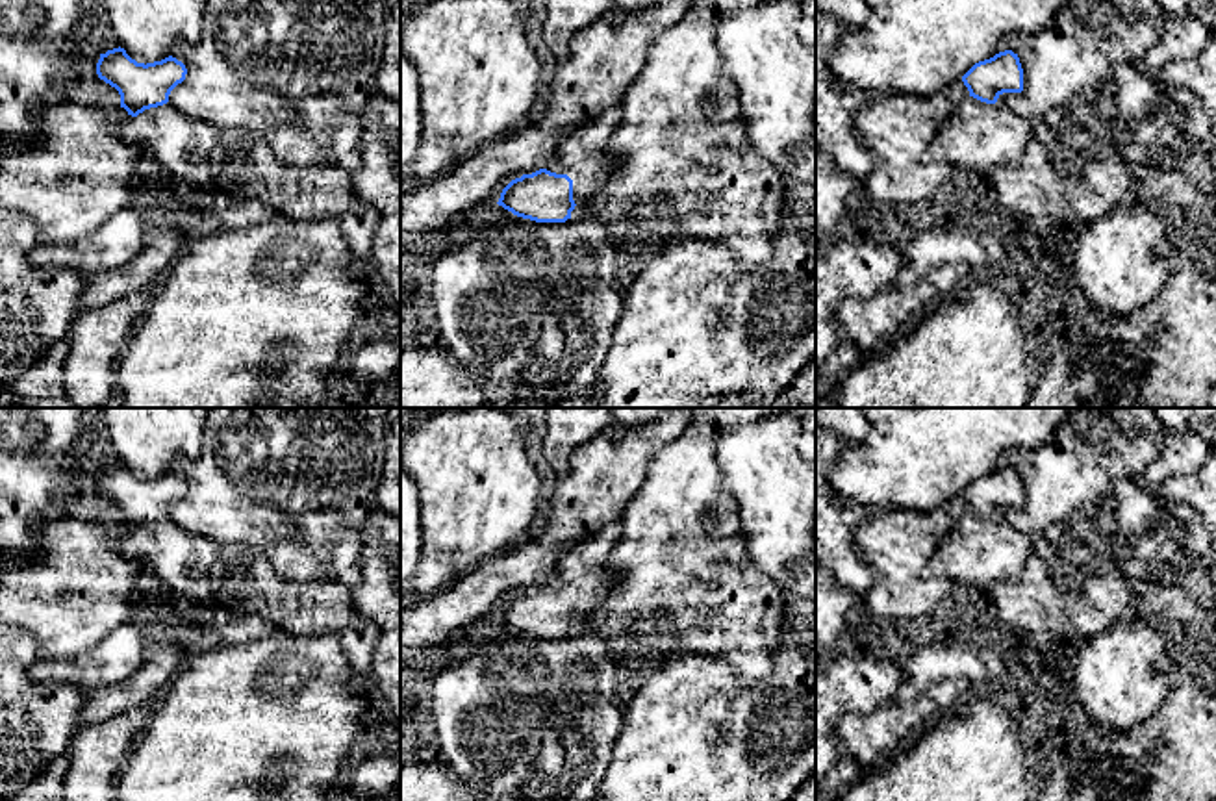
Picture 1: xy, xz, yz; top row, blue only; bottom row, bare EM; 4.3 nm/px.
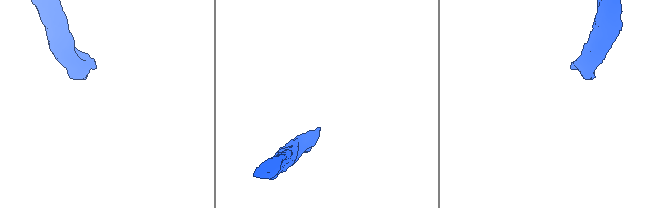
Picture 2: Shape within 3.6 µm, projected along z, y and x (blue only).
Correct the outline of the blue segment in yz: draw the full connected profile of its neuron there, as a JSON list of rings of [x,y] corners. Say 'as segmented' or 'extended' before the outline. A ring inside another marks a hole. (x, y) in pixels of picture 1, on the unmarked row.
extended; [[[1005,465],[975,478],[962,497],[969,512],[944,536],[925,575],[949,580],[962,601],[982,601],[994,584],[1012,577],[1031,554],[1027,534],[994,521],[1003,508],[1023,506],[1023,484],[1018,469]]]

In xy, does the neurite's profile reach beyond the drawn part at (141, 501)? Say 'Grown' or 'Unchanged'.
Grown

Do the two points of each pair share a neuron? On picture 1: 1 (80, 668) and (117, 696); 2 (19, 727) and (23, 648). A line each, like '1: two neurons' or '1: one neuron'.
1: two neurons
2: one neuron

